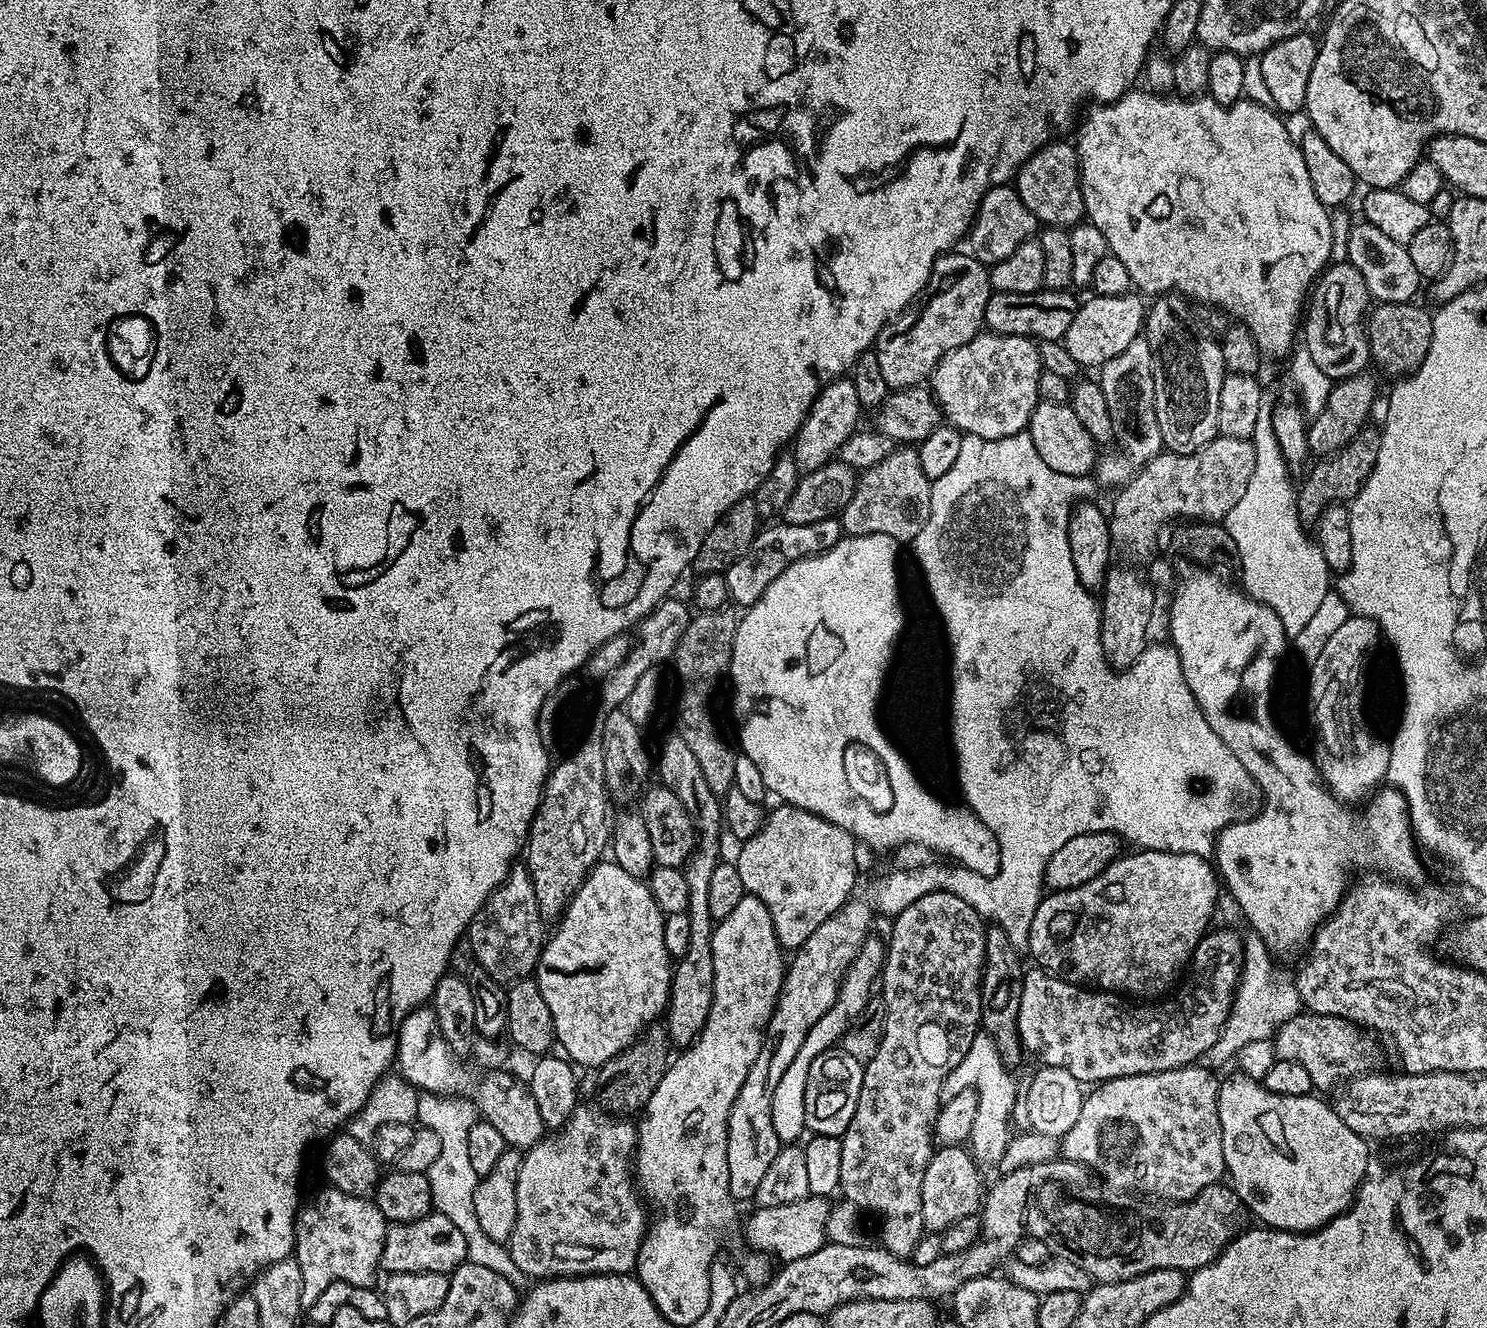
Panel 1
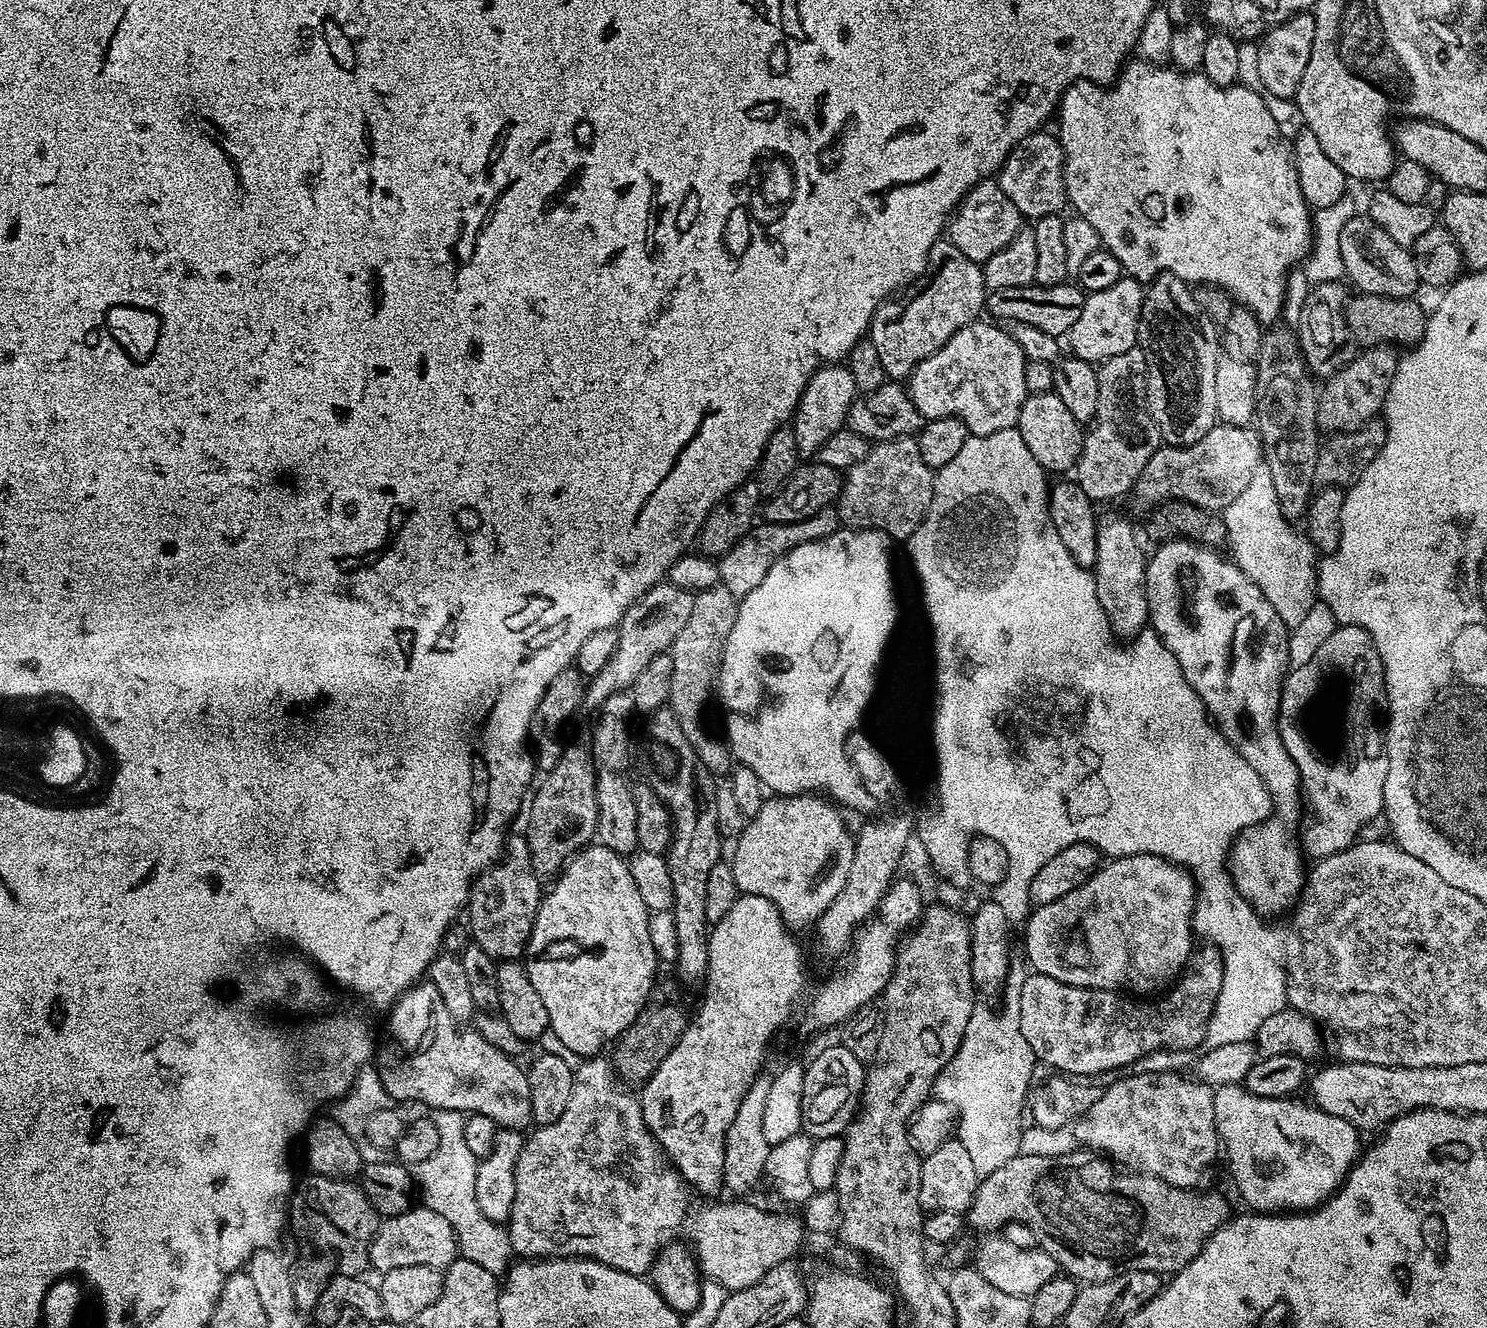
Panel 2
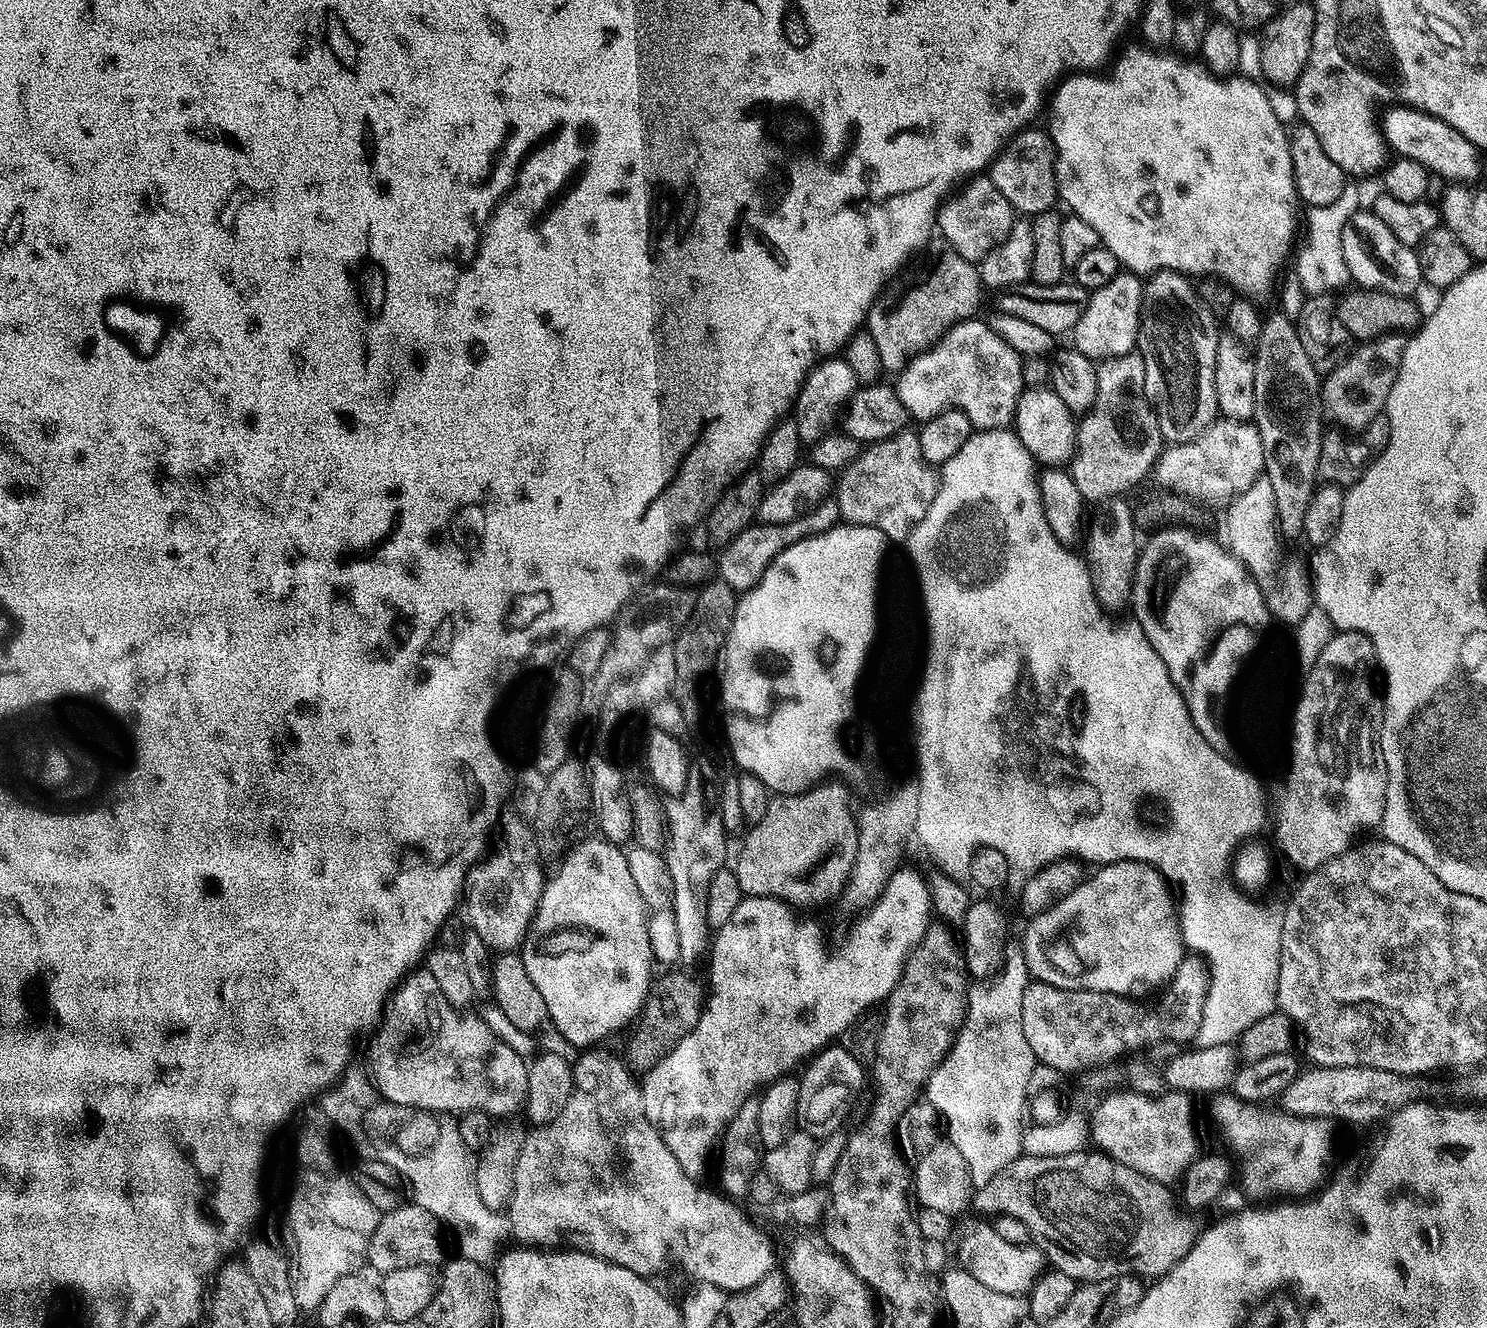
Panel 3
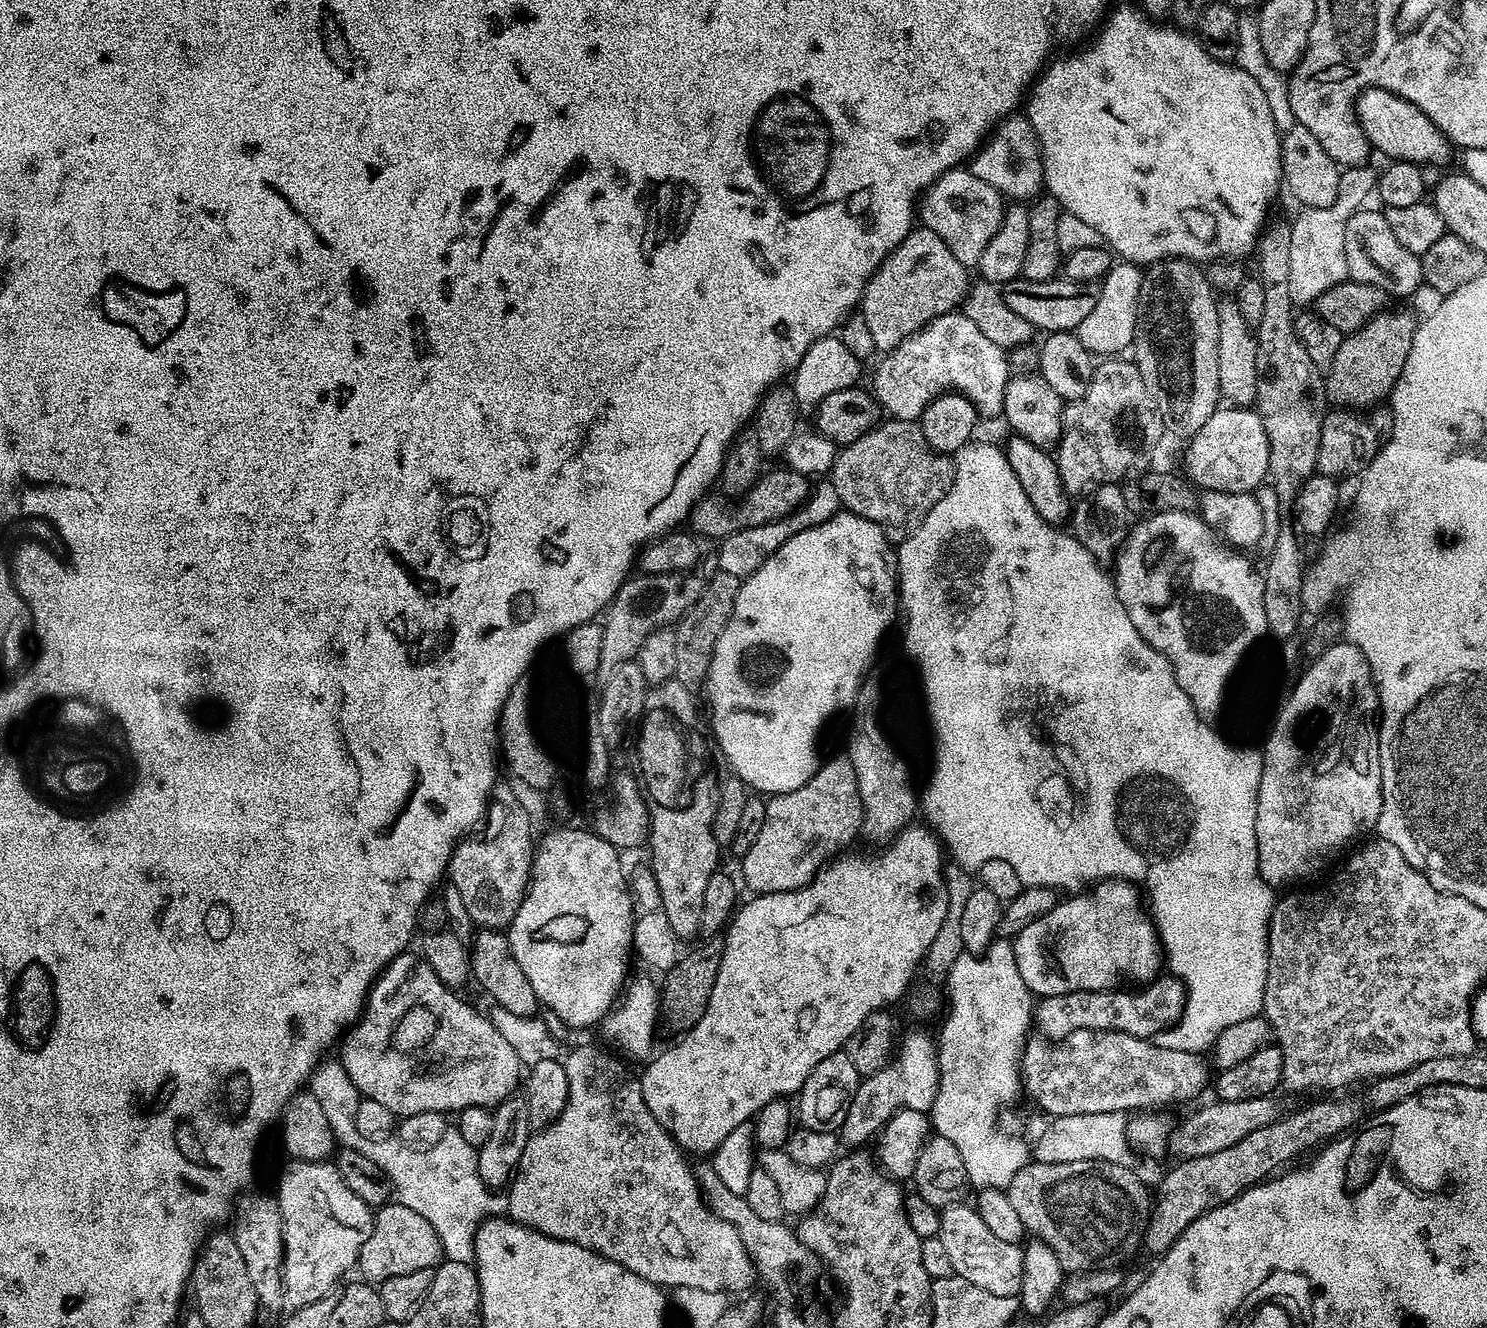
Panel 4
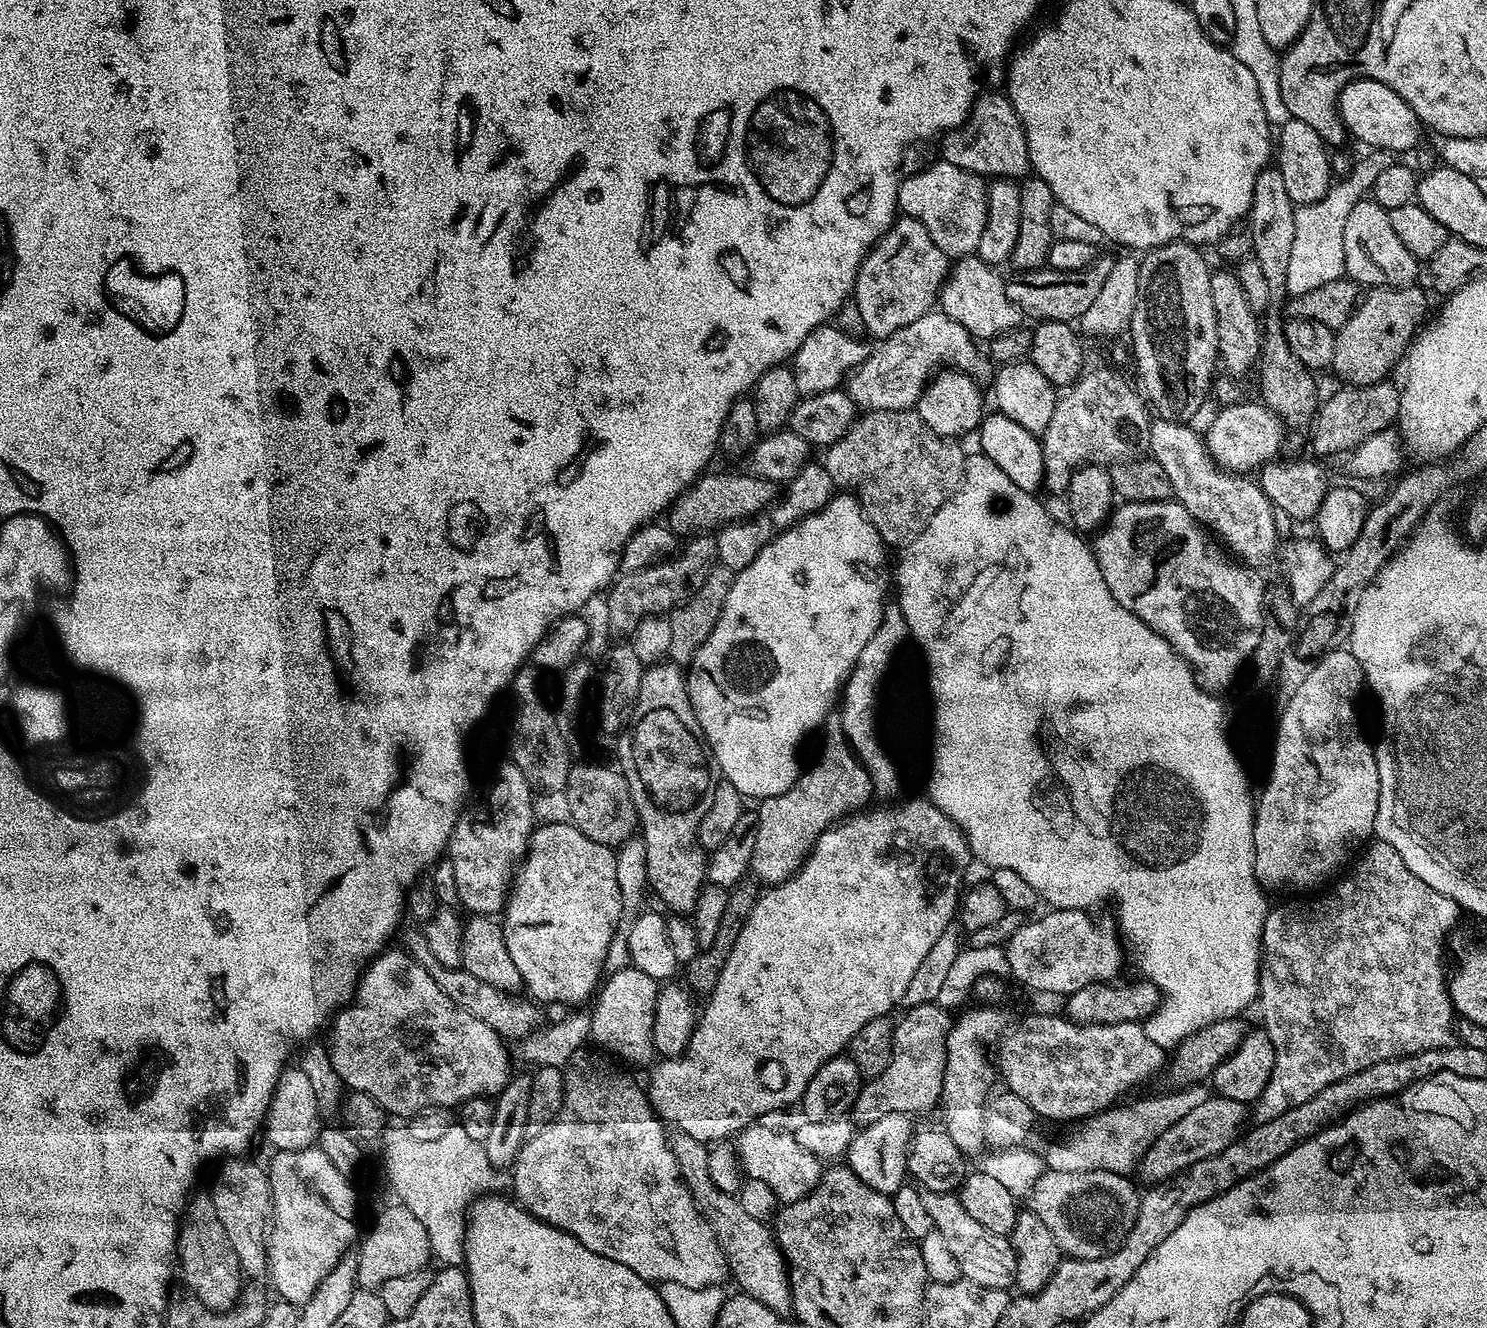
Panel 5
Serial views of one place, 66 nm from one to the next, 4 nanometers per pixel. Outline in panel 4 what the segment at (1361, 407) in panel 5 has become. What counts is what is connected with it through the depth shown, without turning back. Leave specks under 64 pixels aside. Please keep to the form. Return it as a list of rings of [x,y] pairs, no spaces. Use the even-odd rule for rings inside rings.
[[[1376,406],[1371,410],[1325,411],[1322,438],[1318,442],[1316,472],[1333,478],[1352,475],[1355,477],[1365,467],[1366,462],[1371,461],[1380,451],[1382,441],[1391,430],[1392,409],[1388,406]]]

